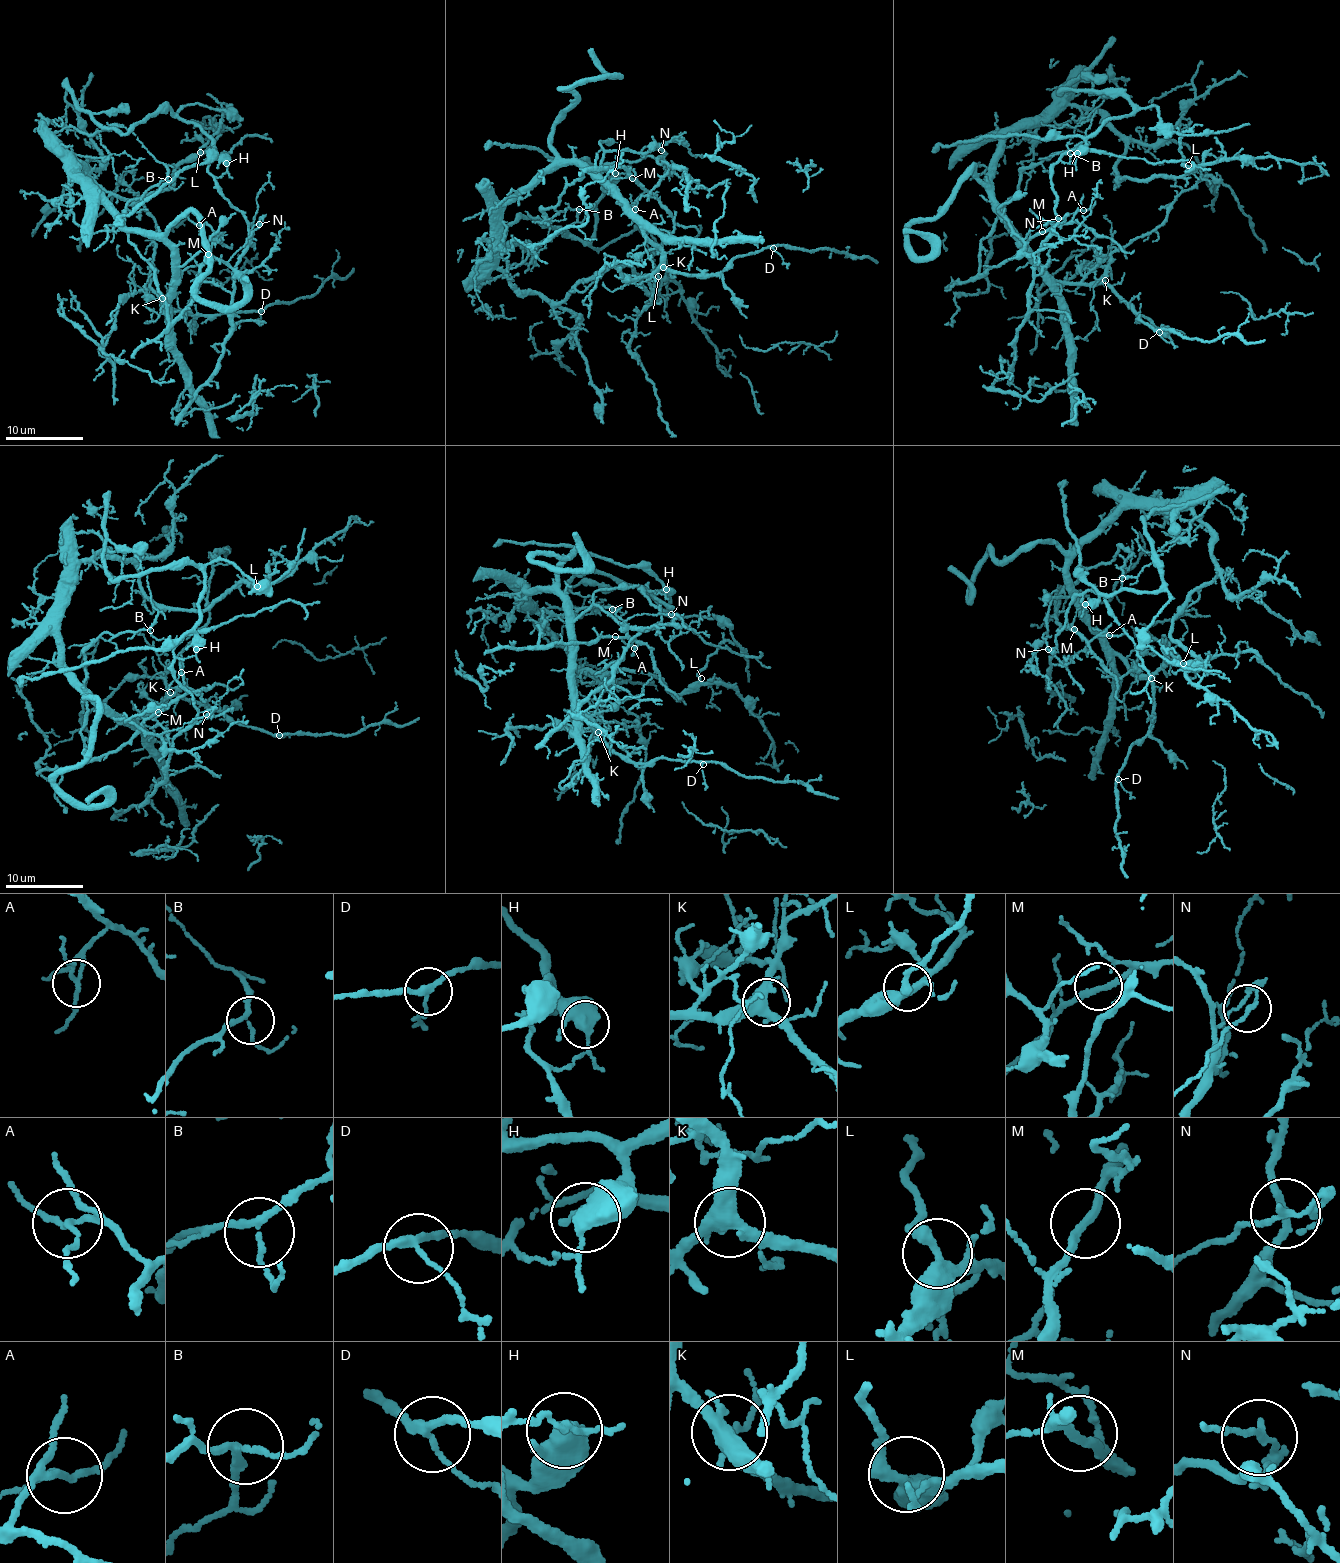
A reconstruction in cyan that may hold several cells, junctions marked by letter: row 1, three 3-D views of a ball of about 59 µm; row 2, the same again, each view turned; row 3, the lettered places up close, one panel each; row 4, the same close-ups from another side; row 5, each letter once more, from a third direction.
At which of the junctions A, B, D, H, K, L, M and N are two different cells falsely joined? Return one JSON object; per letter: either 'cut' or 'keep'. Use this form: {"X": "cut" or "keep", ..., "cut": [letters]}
{"A": "keep", "B": "keep", "D": "keep", "H": "cut", "K": "keep", "L": "keep", "M": "keep", "N": "cut", "cut": ["H", "N"]}

